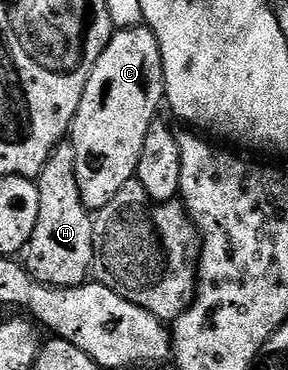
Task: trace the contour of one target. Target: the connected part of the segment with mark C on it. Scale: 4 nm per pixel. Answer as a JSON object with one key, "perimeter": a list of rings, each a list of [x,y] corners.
{"perimeter":[[[147,26],[113,31],[112,41],[102,50],[98,62],[94,62],[94,70],[90,70],[70,133],[78,194],[82,194],[89,213],[99,212],[135,177],[146,130],[157,119],[156,107],[164,103],[164,71],[158,38]]]}

